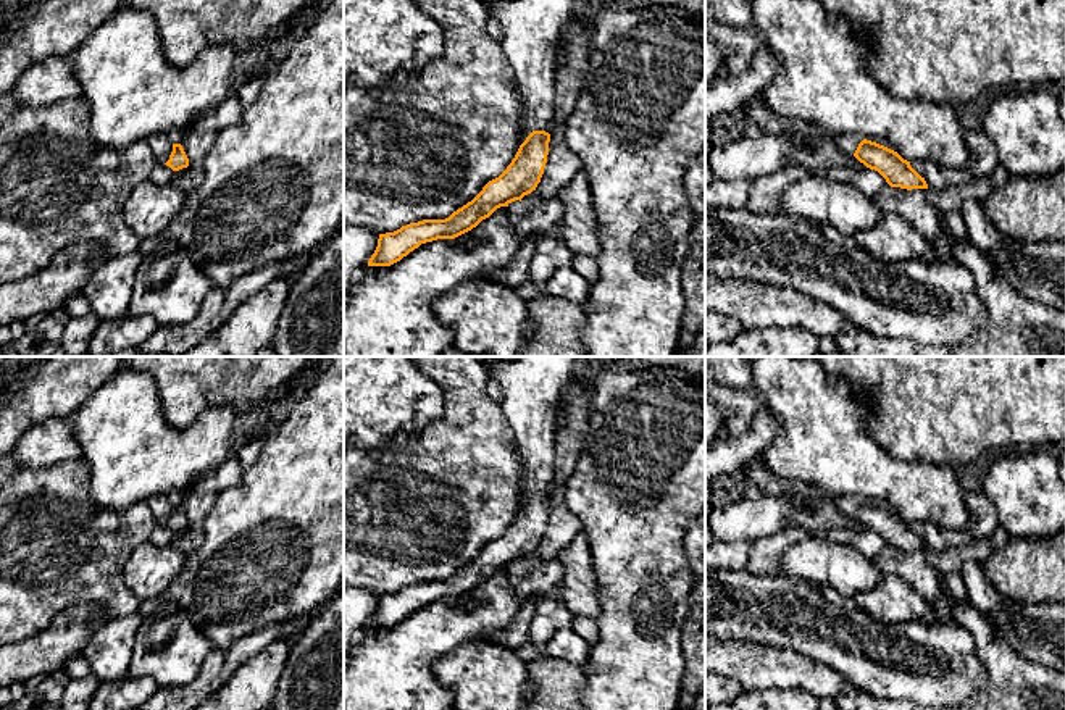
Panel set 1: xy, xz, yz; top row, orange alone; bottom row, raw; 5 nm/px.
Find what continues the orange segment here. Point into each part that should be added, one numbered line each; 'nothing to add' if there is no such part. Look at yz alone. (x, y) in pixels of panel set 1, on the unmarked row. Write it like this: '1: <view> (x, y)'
1: yz (846, 504)

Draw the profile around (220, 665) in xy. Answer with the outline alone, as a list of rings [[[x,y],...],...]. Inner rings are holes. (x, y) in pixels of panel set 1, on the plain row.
[[[311,616],[273,623],[258,633],[221,650],[213,647],[205,657],[198,676],[186,686],[158,687],[139,710],[192,710],[218,691],[237,668],[260,654],[266,645],[281,639],[295,639]]]

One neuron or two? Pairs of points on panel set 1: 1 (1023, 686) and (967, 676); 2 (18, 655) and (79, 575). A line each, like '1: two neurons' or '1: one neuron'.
1: two neurons
2: two neurons

